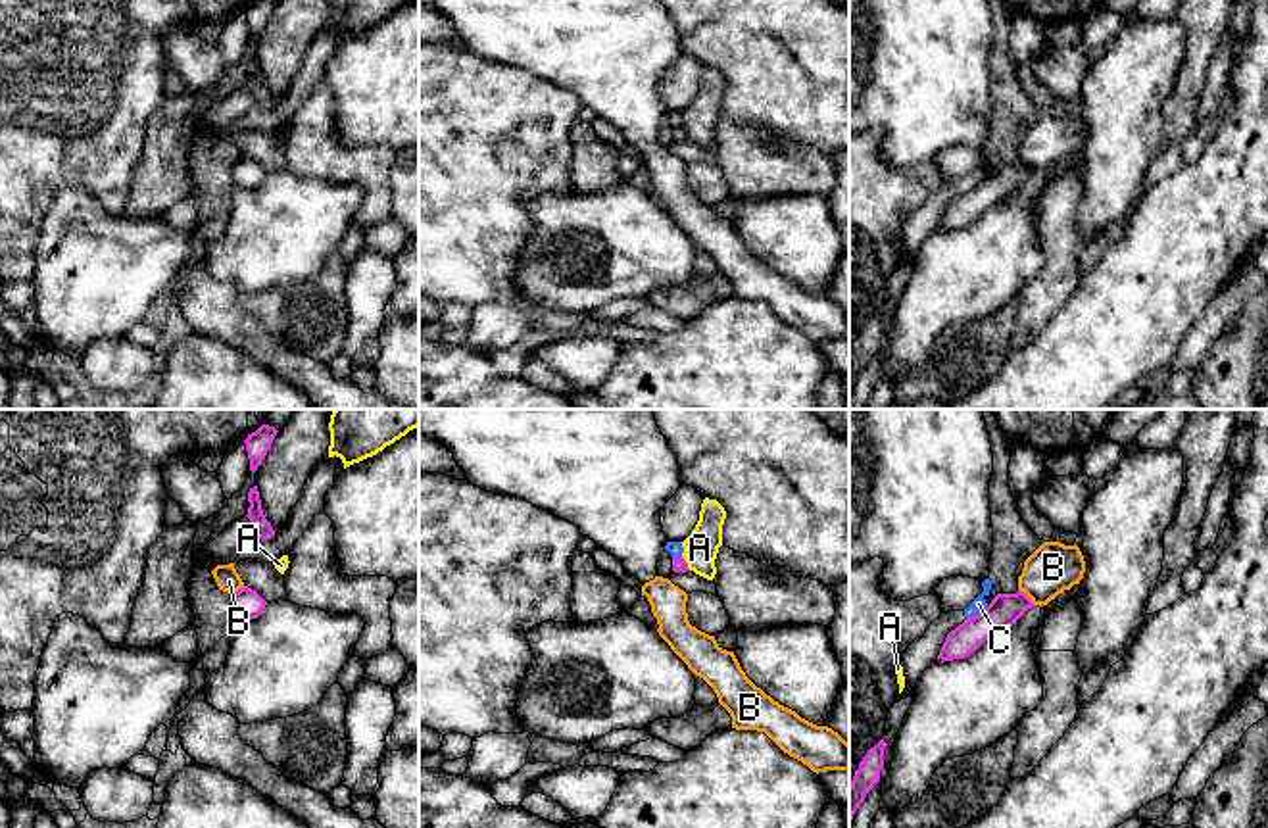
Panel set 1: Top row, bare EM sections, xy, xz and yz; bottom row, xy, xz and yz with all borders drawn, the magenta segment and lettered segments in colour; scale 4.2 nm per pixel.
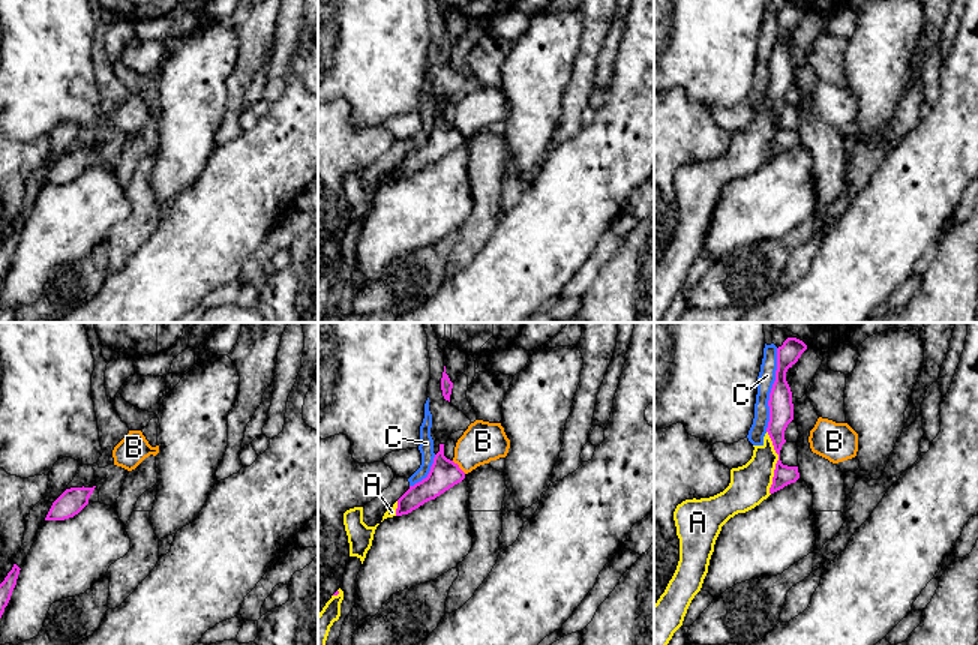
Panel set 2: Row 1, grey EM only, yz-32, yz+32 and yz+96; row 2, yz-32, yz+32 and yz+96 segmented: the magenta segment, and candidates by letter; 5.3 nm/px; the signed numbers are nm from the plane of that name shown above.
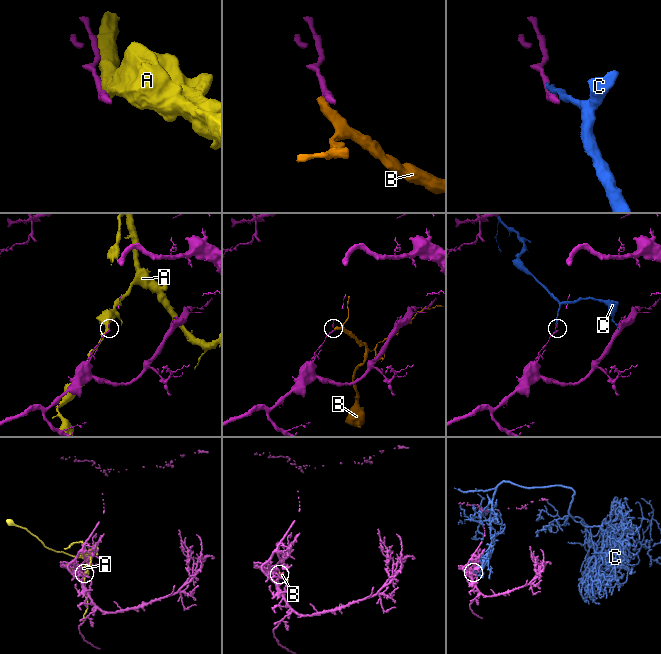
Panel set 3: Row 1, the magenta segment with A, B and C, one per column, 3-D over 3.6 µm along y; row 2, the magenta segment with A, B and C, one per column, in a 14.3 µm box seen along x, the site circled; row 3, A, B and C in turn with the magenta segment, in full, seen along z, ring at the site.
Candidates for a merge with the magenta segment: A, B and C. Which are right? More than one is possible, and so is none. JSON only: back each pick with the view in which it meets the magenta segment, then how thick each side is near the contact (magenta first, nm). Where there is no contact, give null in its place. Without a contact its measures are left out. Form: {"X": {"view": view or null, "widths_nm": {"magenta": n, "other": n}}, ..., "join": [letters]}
{"join": []}

